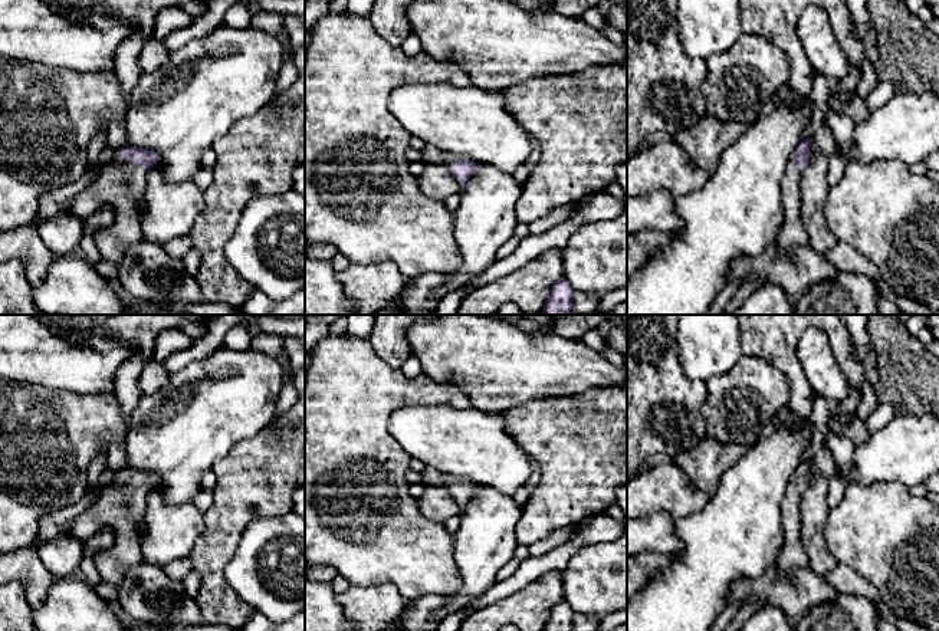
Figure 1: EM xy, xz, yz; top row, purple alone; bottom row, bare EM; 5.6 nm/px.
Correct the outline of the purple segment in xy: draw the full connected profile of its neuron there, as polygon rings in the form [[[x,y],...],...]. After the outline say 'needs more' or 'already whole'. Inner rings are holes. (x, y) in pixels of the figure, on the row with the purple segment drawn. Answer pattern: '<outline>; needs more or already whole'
[[[127,144],[118,149],[114,164],[102,165],[96,180],[70,201],[66,214],[81,220],[104,204],[114,207],[114,221],[93,233],[102,259],[116,264],[129,246],[144,239],[138,211],[142,207],[148,170],[158,161],[152,151]]]; needs more

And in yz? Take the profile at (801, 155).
[[[812,138],[798,142],[781,180],[784,224],[777,243],[785,250],[808,246],[808,234],[801,221],[801,174],[810,164],[811,144]]]; needs more

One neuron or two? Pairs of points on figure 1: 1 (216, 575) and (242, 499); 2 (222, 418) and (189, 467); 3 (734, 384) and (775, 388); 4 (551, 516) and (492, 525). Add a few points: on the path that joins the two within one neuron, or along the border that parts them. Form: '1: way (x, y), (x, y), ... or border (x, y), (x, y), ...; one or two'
1: way (216, 556), (216, 545), (227, 518); one
2: way (210, 430), (189, 452), (189, 456); one
3: way (744, 388), (765, 388); one
4: border (522, 506), (522, 513), (515, 528), (516, 544); two

